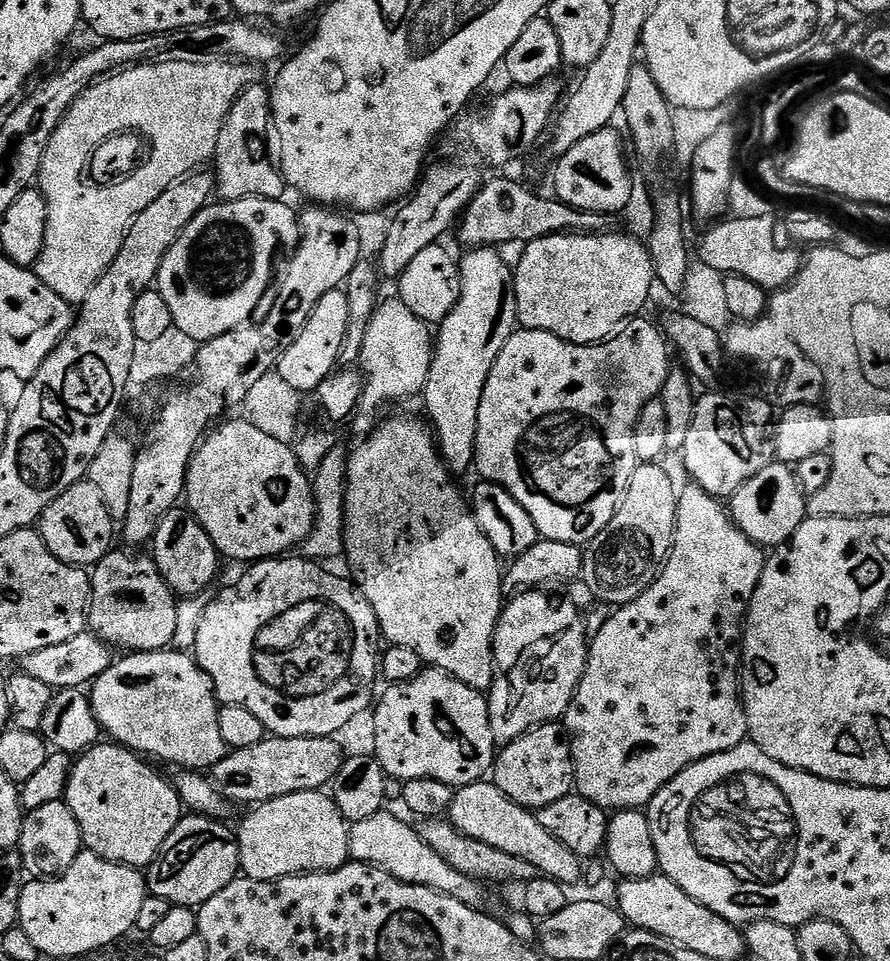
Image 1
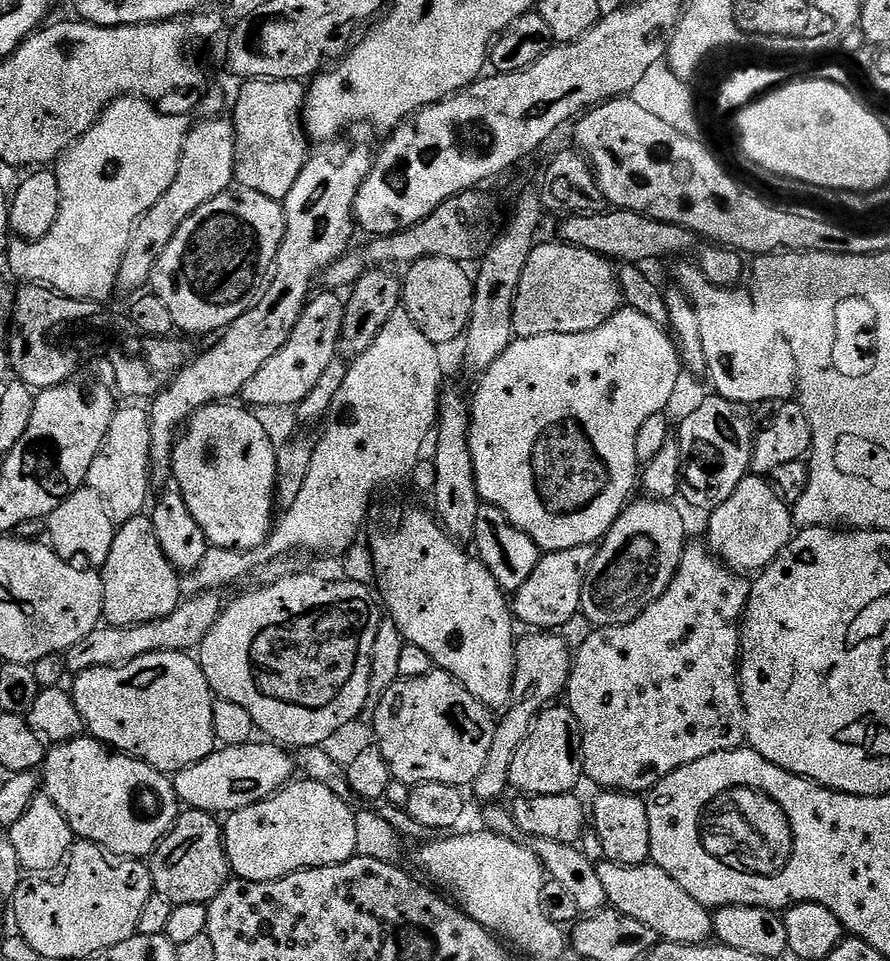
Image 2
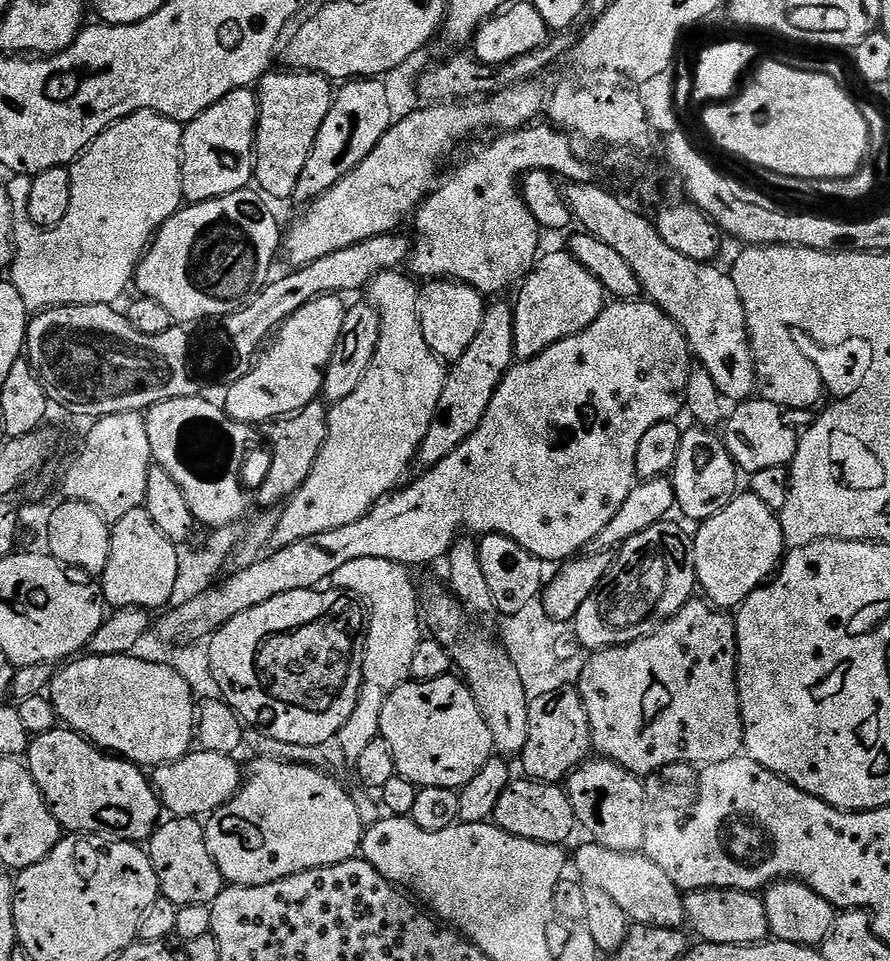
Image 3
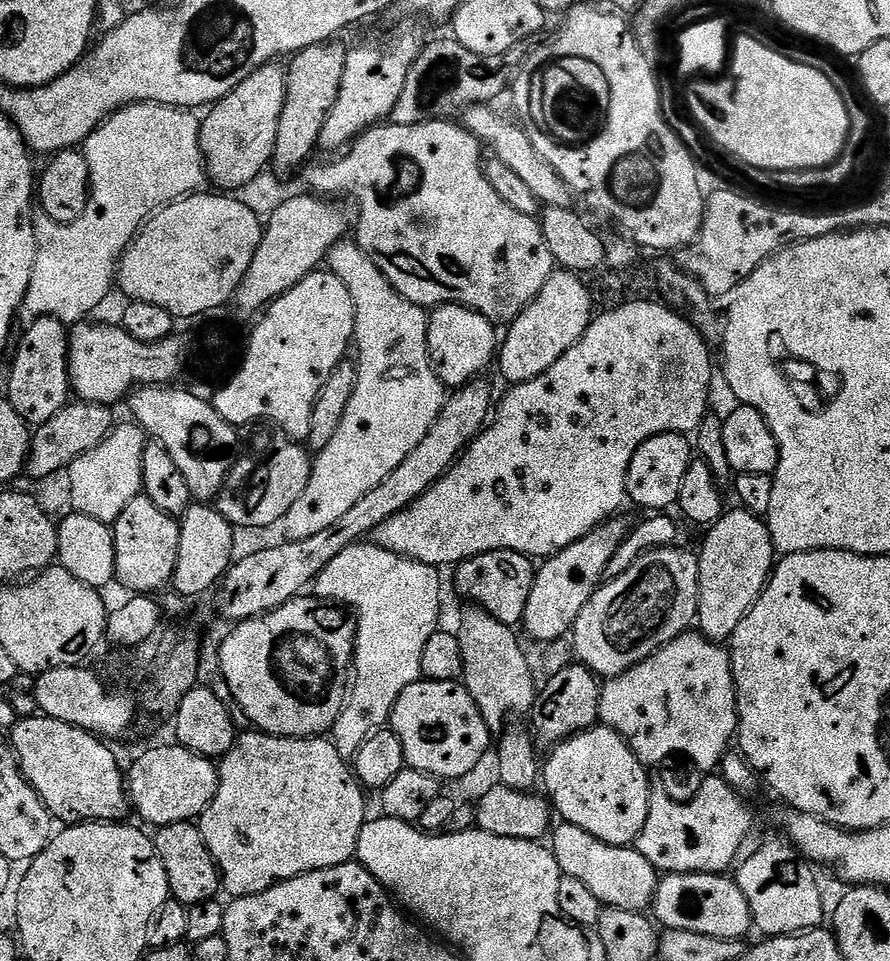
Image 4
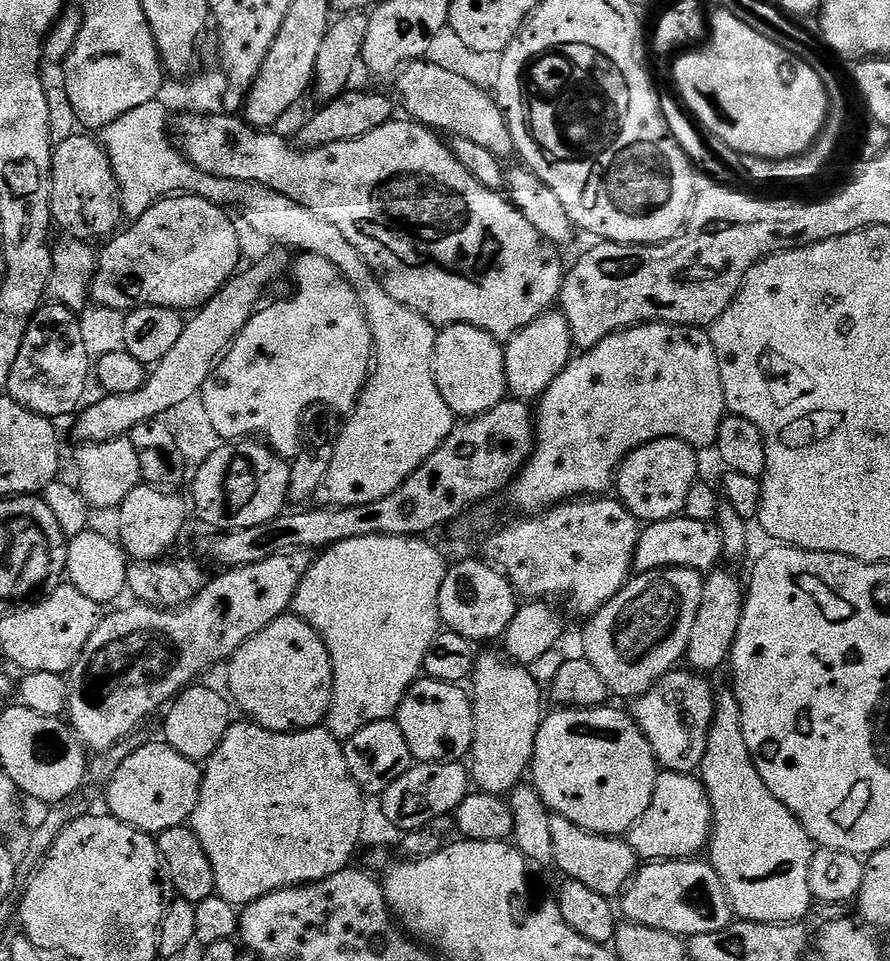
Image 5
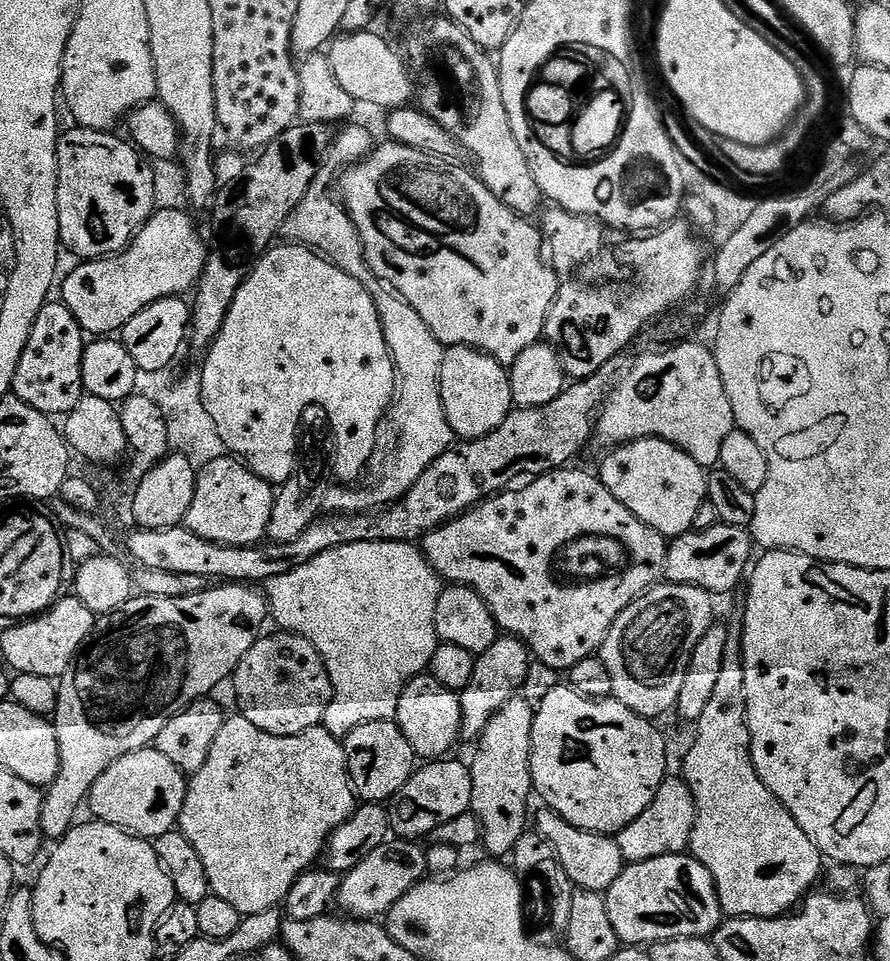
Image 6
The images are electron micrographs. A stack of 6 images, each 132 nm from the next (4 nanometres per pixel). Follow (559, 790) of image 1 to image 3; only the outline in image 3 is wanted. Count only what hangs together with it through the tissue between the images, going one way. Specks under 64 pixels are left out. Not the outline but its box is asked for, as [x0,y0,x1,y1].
[522,686,593,784]

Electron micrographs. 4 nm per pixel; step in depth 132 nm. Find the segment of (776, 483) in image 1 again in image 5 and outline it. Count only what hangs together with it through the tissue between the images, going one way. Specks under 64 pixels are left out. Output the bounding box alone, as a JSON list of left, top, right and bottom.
[686,571,745,674]

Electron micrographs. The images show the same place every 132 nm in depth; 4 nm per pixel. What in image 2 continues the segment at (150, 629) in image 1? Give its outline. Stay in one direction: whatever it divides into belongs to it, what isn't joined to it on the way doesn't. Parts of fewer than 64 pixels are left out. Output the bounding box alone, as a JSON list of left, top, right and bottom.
[100,514,181,627]

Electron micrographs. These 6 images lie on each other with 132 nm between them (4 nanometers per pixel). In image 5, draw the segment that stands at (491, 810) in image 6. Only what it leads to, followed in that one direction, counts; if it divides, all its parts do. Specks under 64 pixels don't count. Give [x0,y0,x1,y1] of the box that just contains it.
[470,652,542,796]

